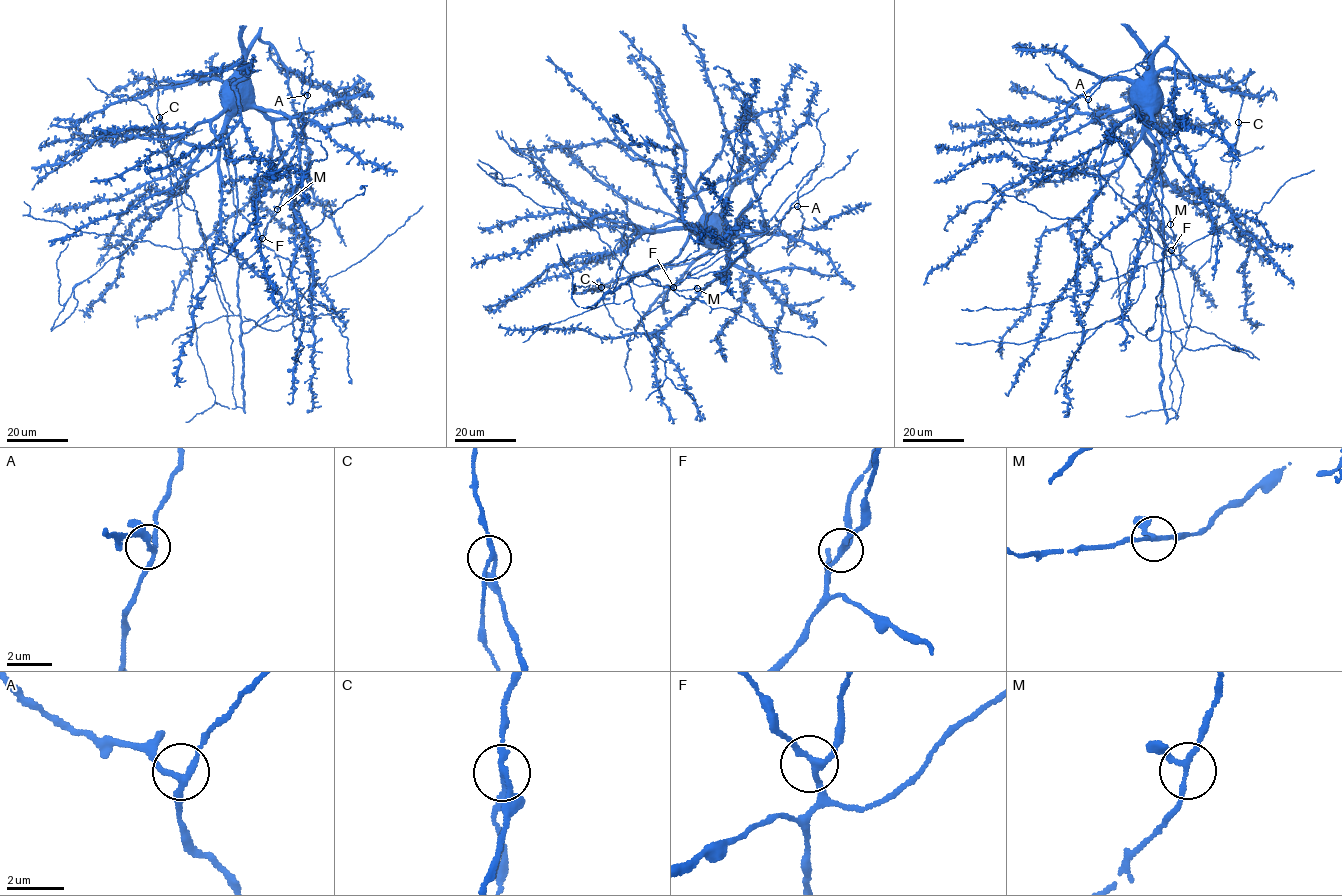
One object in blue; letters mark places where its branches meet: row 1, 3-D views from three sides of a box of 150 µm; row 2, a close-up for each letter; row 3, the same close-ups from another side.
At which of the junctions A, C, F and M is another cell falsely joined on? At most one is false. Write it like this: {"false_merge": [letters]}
{"false_merge": ["C"]}

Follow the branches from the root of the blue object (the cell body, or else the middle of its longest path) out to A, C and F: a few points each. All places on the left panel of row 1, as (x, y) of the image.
A: (236, 81), (248, 84), (254, 105), (305, 120), (307, 95)
C: (236, 81), (226, 92), (226, 132), (237, 190), (243, 407), (215, 402), (198, 354), (191, 269), (159, 117)
F: (236, 81), (272, 123), (280, 156), (289, 168), (288, 183), (277, 213), (267, 224), (262, 238)

